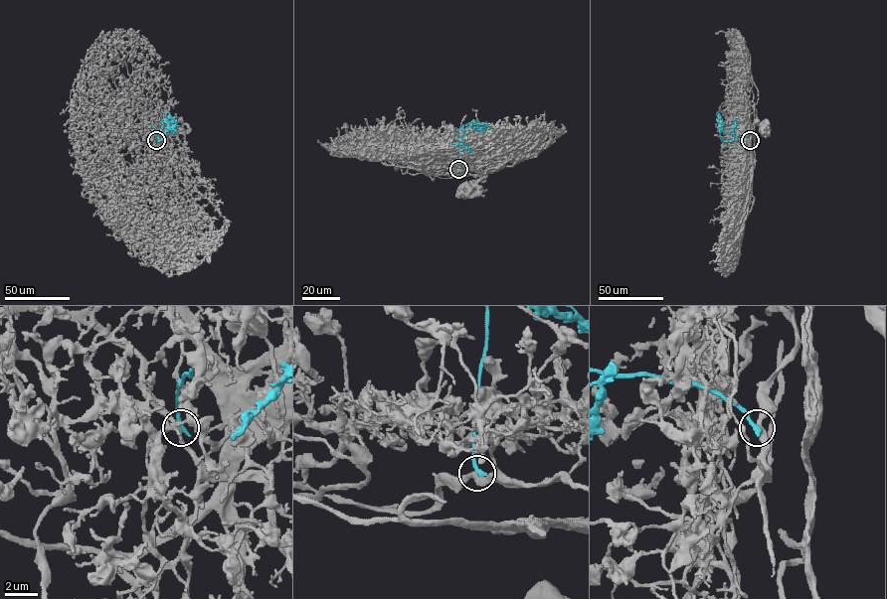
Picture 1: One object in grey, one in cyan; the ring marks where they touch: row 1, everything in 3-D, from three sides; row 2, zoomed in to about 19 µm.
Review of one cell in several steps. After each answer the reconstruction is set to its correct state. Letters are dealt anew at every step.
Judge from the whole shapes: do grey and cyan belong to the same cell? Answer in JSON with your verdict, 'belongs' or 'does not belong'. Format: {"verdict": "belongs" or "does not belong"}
{"verdict": "does not belong"}

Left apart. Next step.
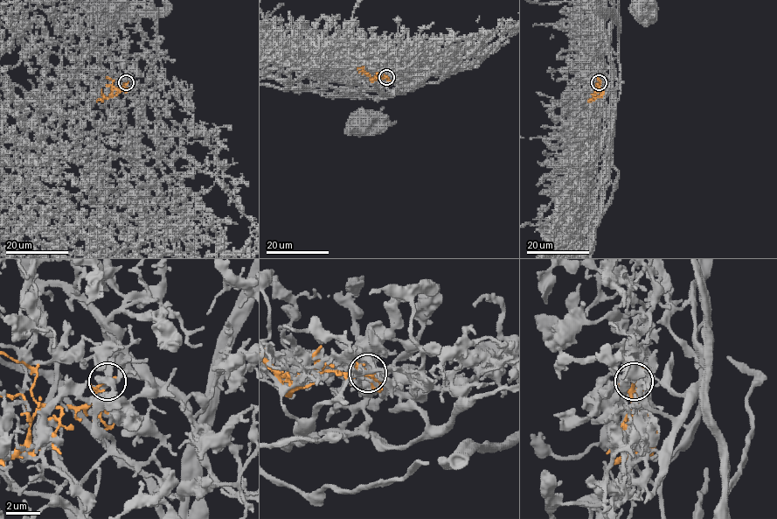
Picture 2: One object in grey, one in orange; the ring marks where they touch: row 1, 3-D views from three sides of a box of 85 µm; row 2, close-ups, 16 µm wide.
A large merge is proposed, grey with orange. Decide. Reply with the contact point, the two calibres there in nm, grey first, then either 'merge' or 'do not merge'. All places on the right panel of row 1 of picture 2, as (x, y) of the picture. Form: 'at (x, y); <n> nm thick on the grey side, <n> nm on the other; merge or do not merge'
at (599, 82); 240 nm thick on the grey side, 140 nm on the other; do not merge

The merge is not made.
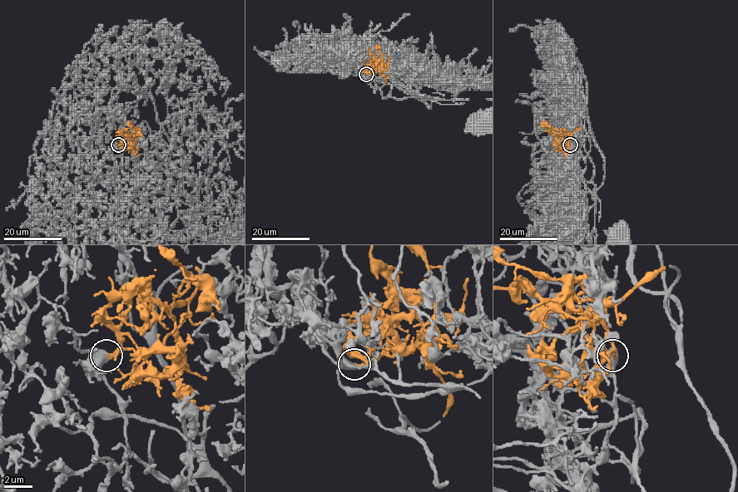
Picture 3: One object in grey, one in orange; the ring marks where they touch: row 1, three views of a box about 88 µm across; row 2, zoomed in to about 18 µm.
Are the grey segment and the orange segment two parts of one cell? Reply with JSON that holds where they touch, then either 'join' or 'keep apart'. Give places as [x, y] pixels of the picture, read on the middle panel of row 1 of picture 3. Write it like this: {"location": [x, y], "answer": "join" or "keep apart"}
{"location": [366, 74], "answer": "join"}

